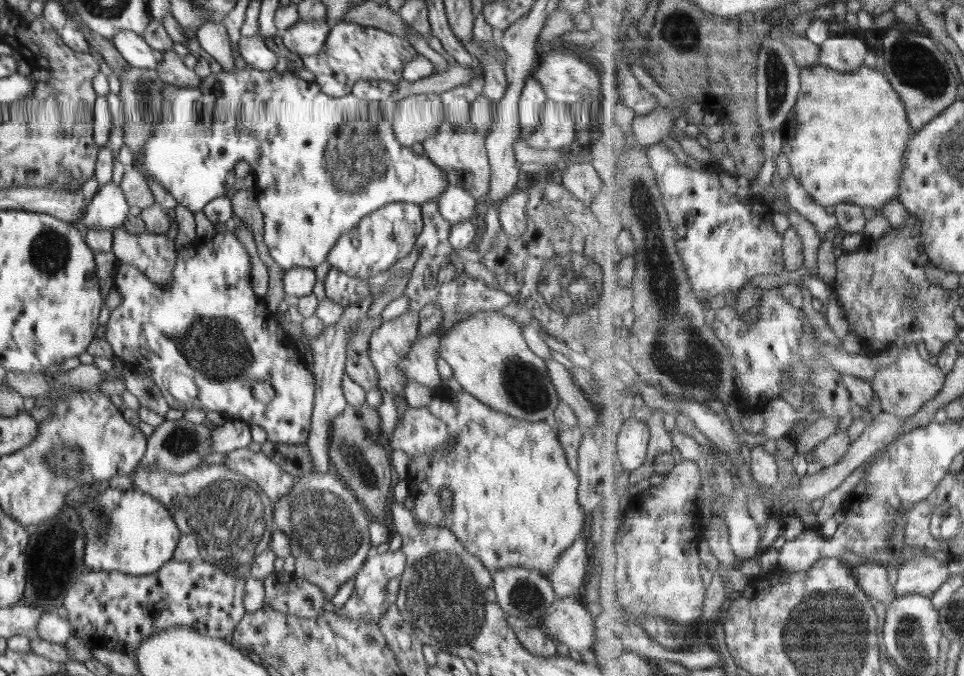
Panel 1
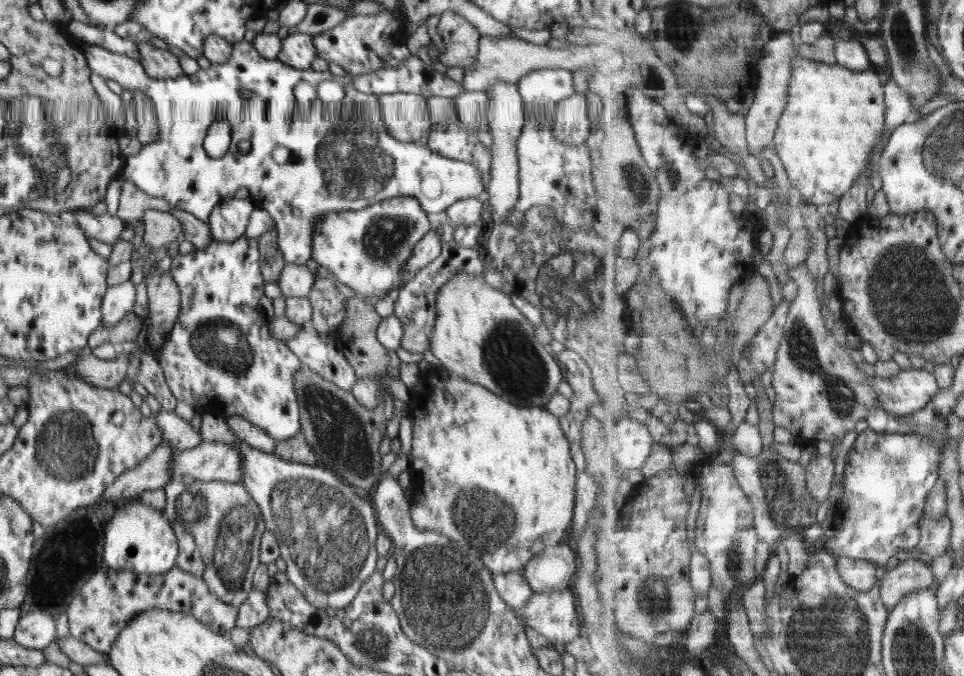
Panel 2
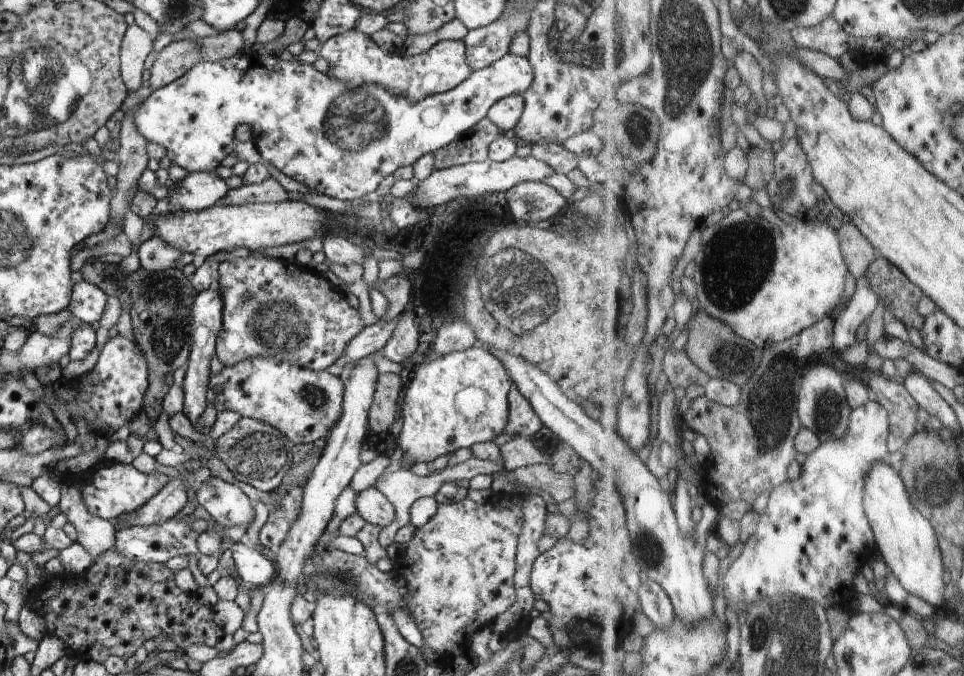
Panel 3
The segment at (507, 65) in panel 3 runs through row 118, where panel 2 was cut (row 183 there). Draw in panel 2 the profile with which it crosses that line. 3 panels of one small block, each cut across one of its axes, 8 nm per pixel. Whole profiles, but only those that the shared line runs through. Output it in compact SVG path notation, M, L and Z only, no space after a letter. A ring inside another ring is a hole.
M253 42L234 43L230 59L222 65L211 65L208 70L198 70L191 75L175 79L155 79L149 77L141 64L126 55L118 55L97 45L85 46L88 69L105 79L112 79L123 90L142 91L150 98L157 124L158 139L142 145L136 155L126 157L122 177L134 183L140 190L153 197L163 198L176 209L193 214L207 223L212 209L223 201L223 198L235 194L240 188L248 190L248 198L254 206L266 210L275 222L278 248L282 251L286 264L306 265L313 251L312 233L317 218L330 212L360 210L380 200L396 196L412 196L421 204L427 214L444 212L457 200L465 198L487 197L479 170L463 161L442 157L429 147L416 143L404 143L389 136L386 127L379 119L379 98L367 95L354 89L353 81L343 78L344 98L340 101L340 112L334 110L334 118L322 116L322 102L316 100L312 106L310 118L304 112L298 112L294 97L294 88L298 82L309 82L314 85L324 79L335 76L329 71L315 72L296 70L286 66L278 59L266 59L254 49ZM253 88L255 95L248 99L241 97L241 90ZM211 121L227 121L231 129L231 143L224 156L212 158L203 147ZM250 140L250 151L239 153L238 142ZM276 146L290 148L290 160L278 164L272 157Z

